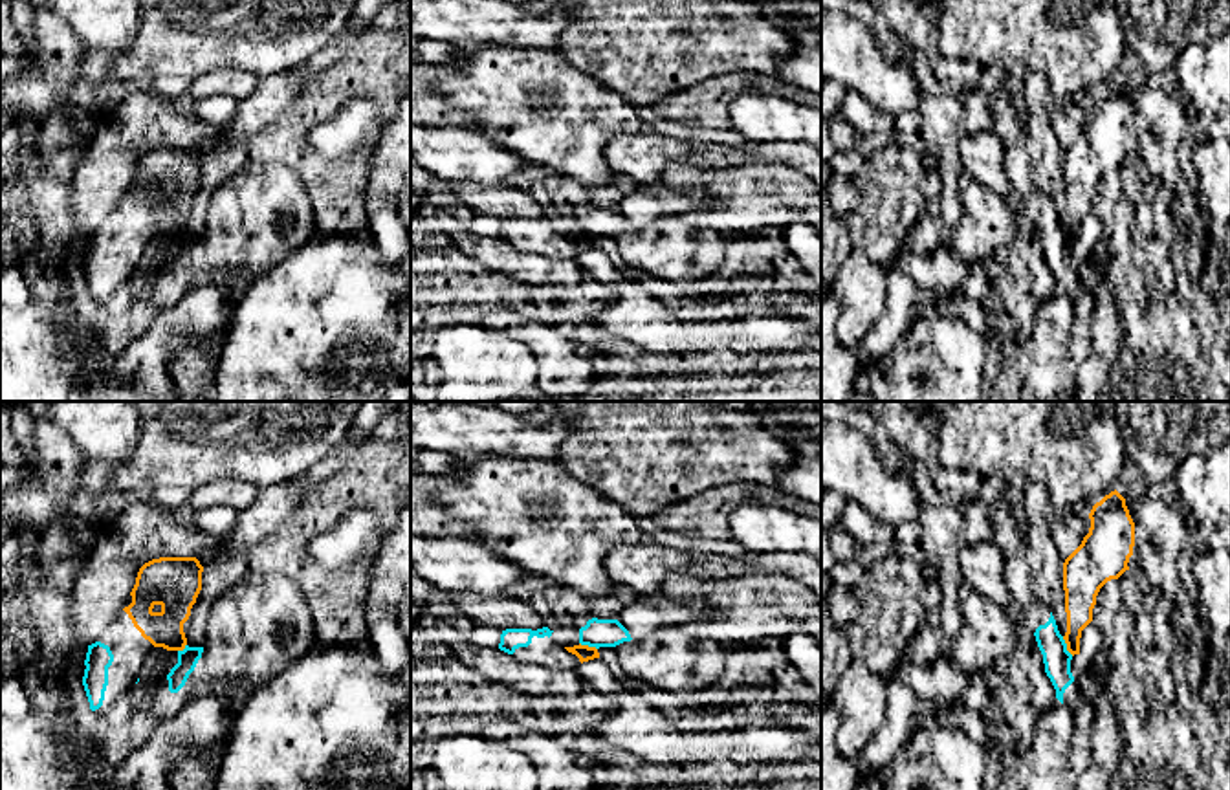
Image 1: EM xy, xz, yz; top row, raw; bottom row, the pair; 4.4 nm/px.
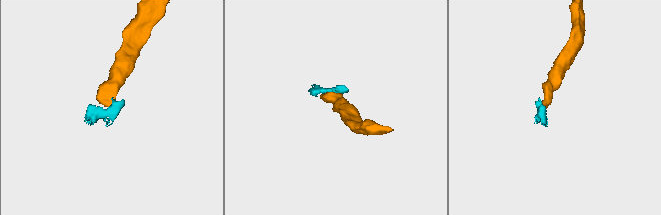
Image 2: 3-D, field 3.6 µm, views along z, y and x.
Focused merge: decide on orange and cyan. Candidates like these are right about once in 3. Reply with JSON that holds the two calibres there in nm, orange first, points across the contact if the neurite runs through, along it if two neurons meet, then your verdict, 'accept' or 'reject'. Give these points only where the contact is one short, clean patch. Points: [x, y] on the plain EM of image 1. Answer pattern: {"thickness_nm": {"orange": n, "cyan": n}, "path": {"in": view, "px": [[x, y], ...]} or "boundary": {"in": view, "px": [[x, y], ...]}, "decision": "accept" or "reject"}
{"thickness_nm": {"orange": 140, "cyan": 120}, "path": {"in": "yz", "px": [[1080, 180], [1078, 208], [1067, 235], [1056, 248]]}, "decision": "accept"}

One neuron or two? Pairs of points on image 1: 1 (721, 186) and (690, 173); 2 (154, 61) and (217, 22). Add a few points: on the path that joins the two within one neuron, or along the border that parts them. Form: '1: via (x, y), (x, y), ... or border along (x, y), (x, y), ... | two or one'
1: via (713, 184), (697, 178) | one
2: via (169, 48), (195, 22), (202, 22) | one

